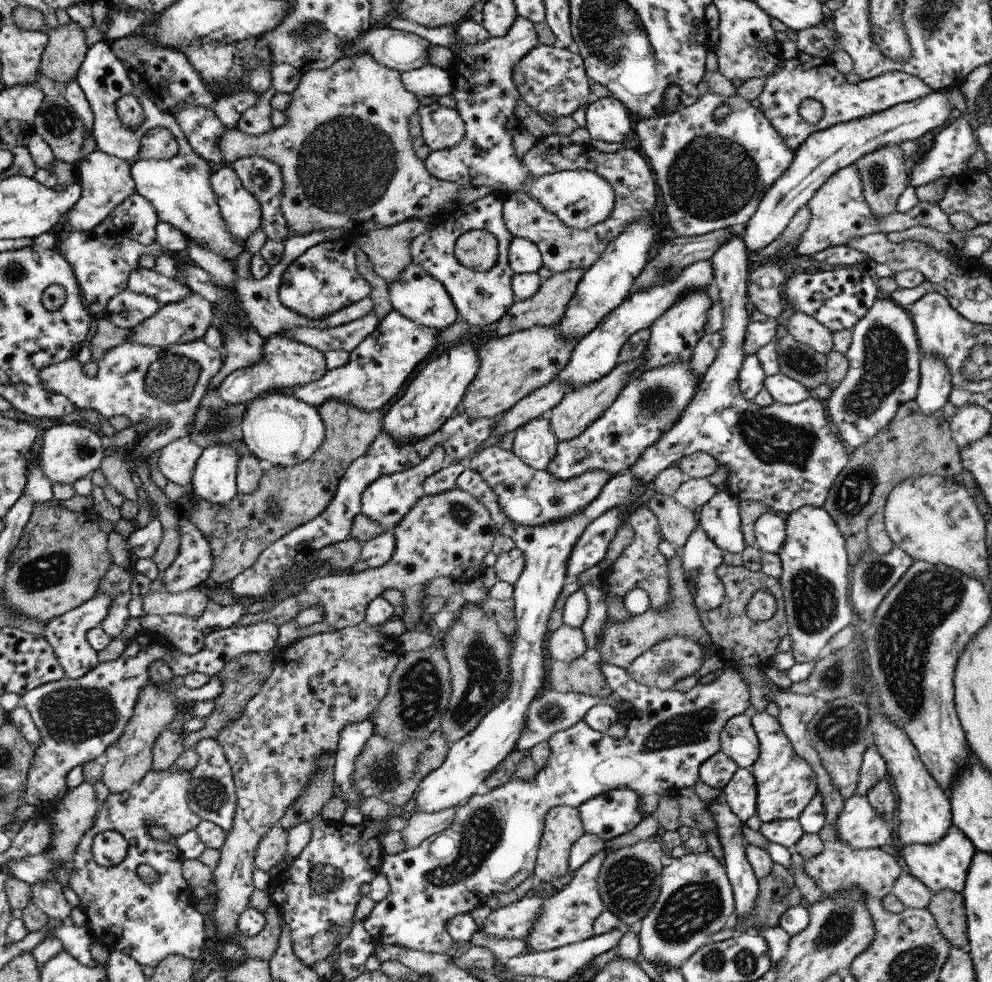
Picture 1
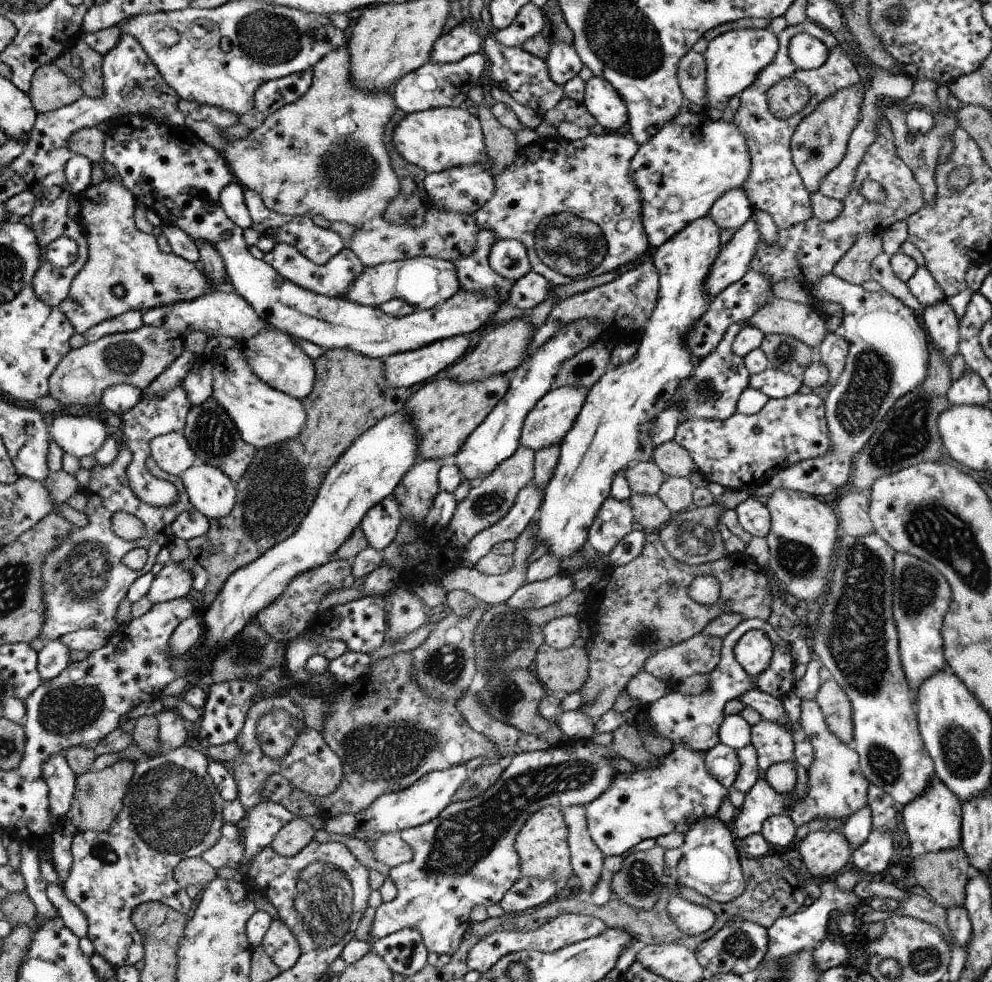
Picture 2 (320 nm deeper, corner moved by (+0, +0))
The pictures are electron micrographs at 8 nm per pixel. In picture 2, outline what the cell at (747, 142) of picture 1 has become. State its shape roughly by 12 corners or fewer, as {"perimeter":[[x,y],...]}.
{"perimeter":[[678,113],[630,161],[658,248],[750,172],[732,122]]}

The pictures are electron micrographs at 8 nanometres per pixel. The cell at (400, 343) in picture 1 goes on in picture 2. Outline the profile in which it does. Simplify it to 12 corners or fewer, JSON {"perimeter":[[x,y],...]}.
{"perimeter":[[467,335],[382,359],[394,388],[426,382],[468,352]]}

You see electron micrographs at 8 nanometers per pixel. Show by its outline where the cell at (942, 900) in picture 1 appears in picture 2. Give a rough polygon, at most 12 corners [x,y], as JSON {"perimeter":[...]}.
{"perimeter":[[961,842],[914,860],[918,884],[946,910],[965,904]]}

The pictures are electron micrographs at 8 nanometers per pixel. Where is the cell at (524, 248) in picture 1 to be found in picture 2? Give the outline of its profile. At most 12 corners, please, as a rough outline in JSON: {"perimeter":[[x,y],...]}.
{"perimeter":[[497,240],[488,260],[512,282],[531,271],[526,247]]}

